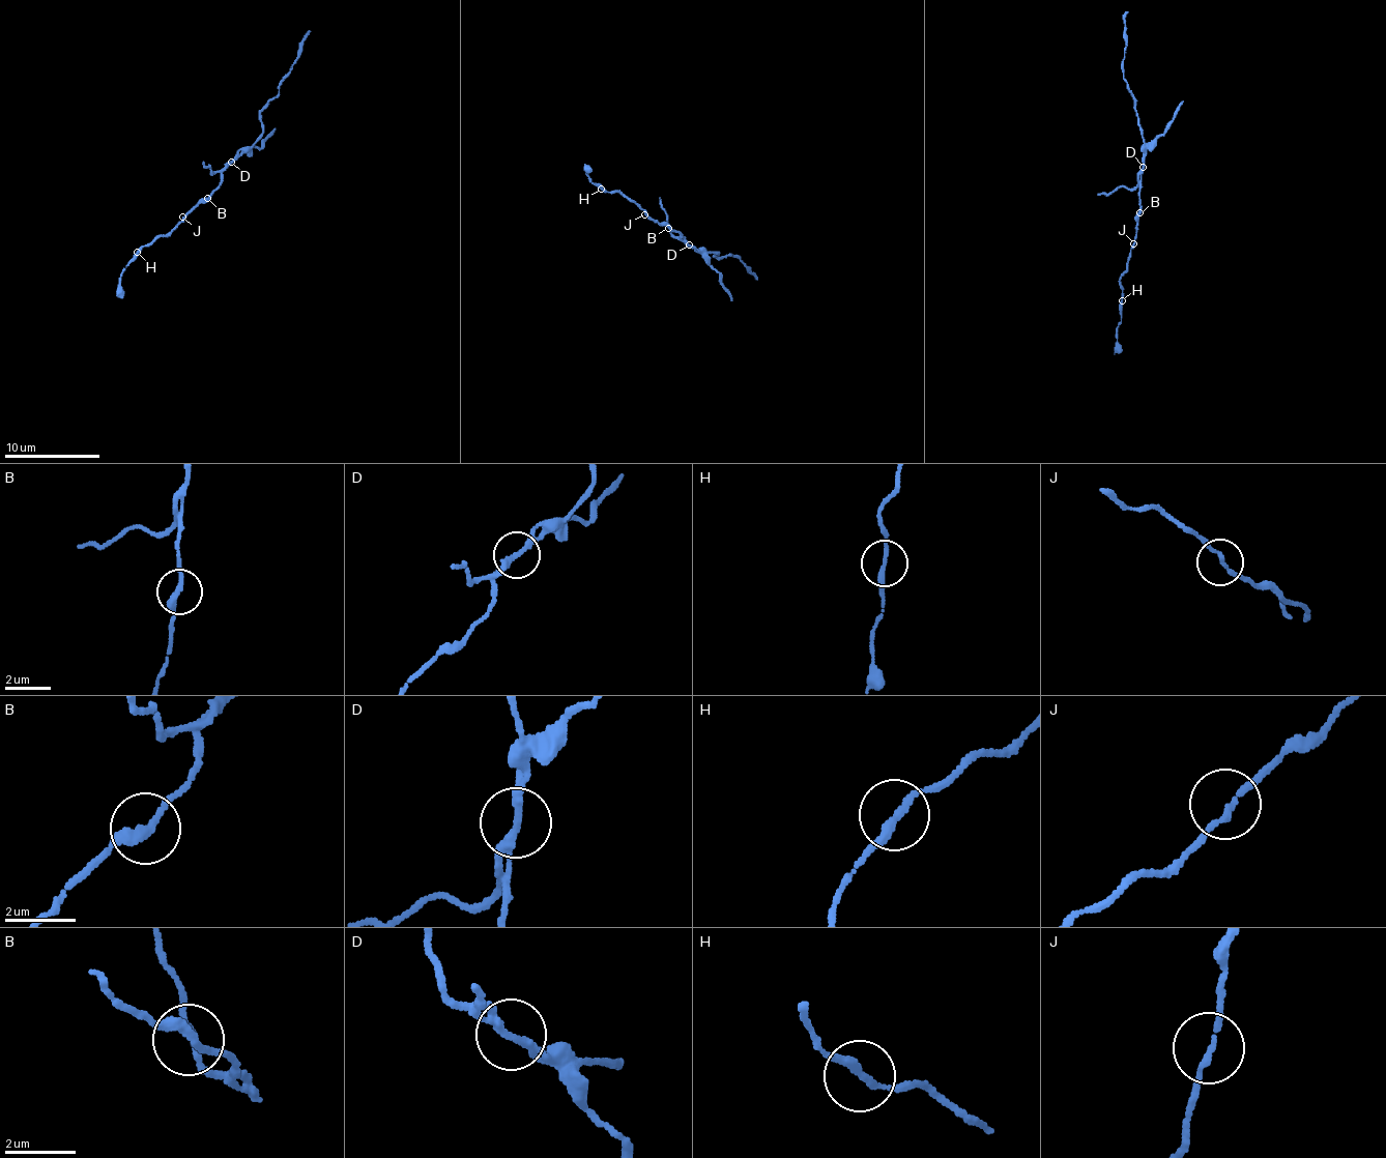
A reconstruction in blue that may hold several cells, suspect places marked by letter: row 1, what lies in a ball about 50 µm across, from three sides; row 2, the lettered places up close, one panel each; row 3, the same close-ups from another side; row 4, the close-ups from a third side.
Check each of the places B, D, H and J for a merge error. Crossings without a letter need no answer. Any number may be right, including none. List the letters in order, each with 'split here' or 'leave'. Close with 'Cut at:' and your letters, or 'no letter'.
B: leave
D: split here
H: leave
J: leave
Cut at: D

